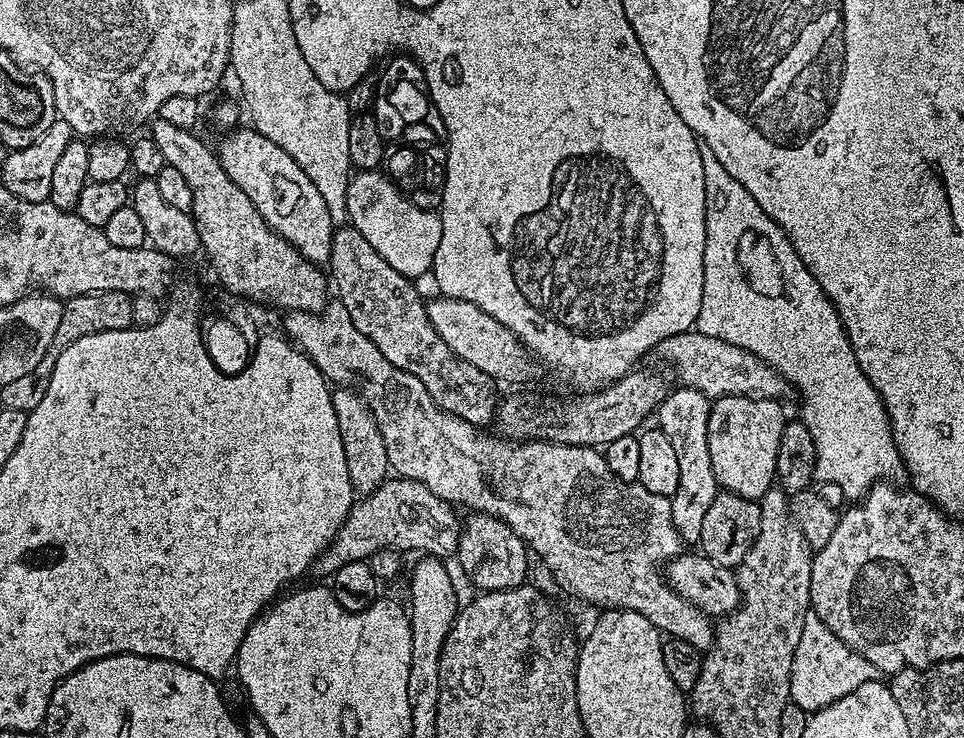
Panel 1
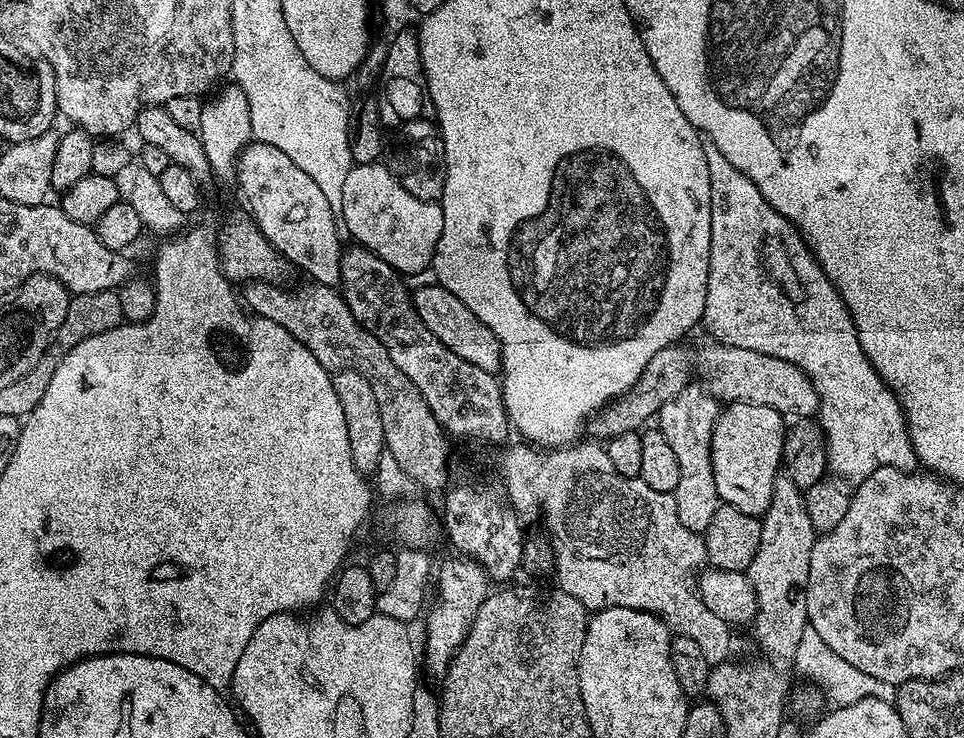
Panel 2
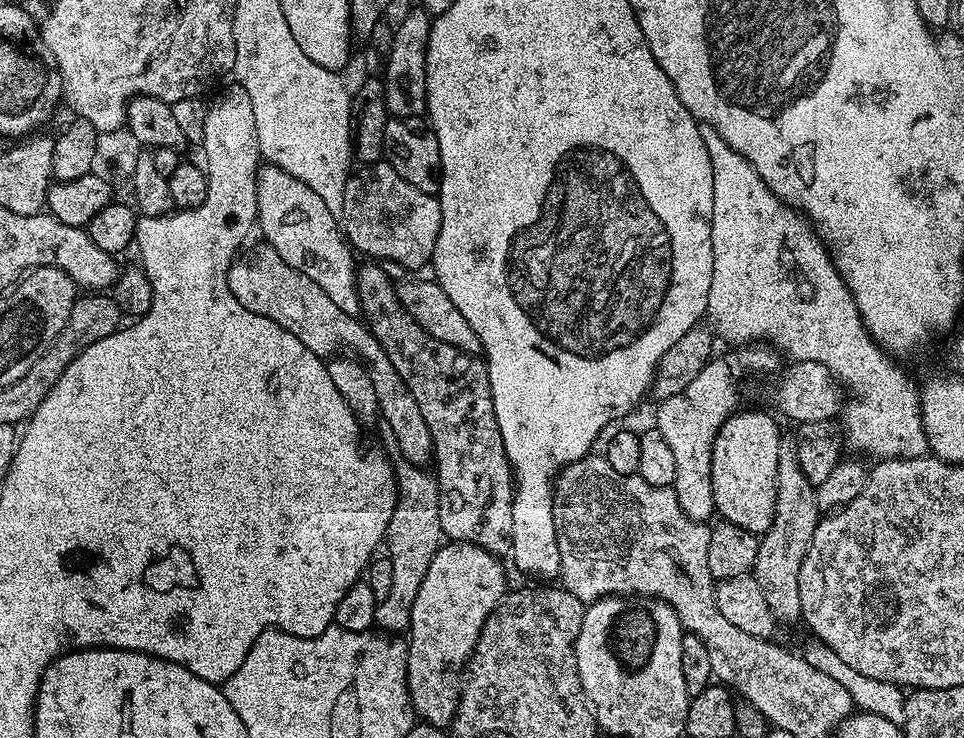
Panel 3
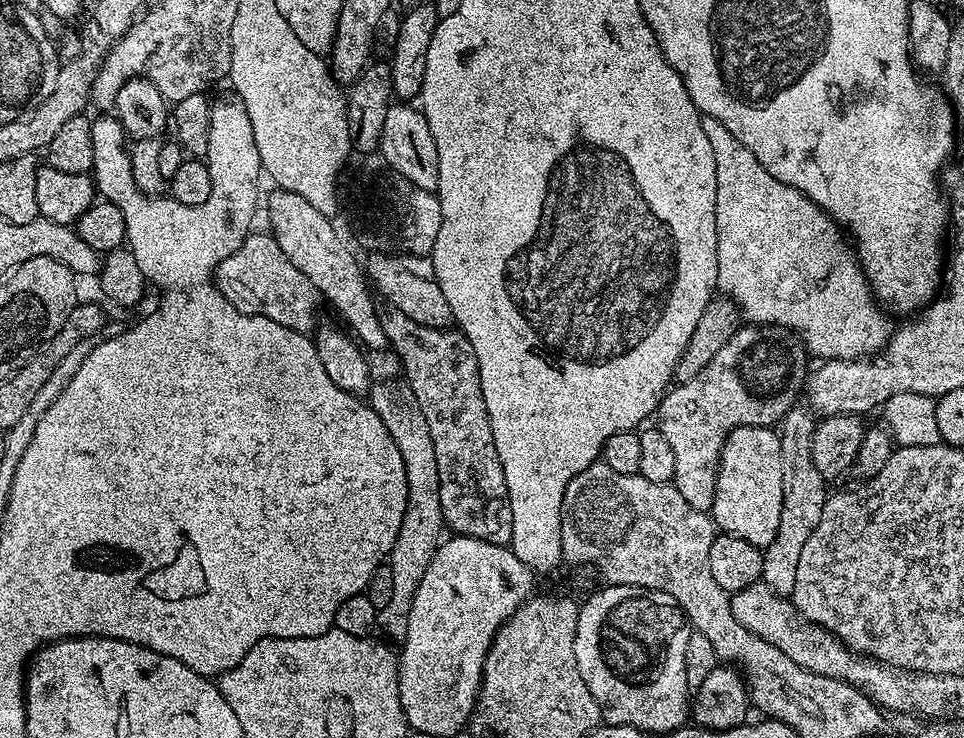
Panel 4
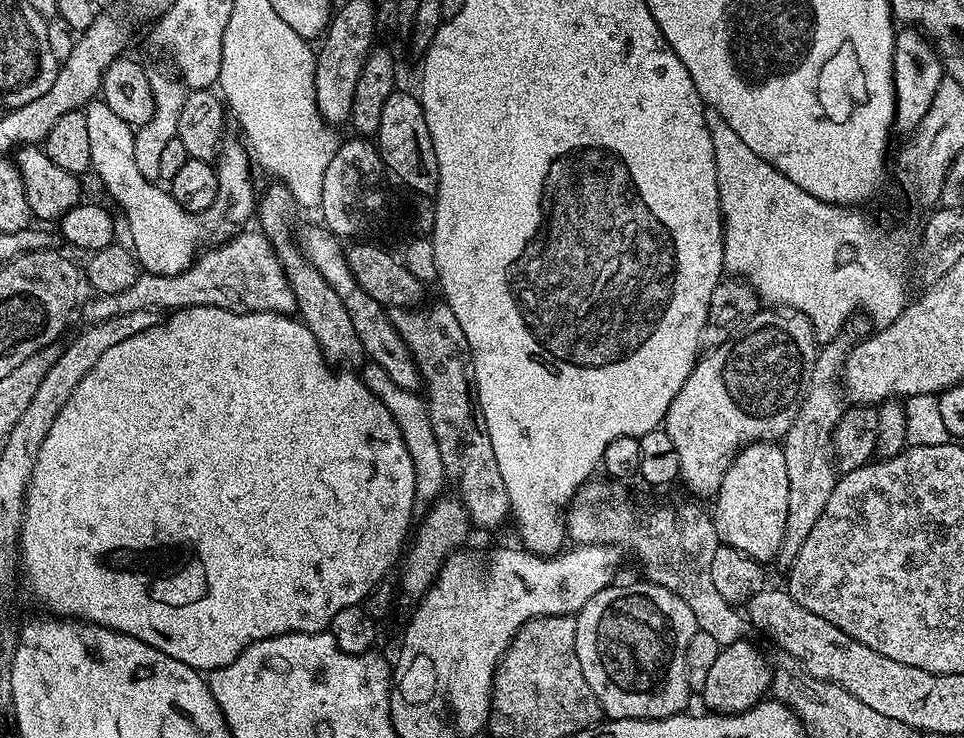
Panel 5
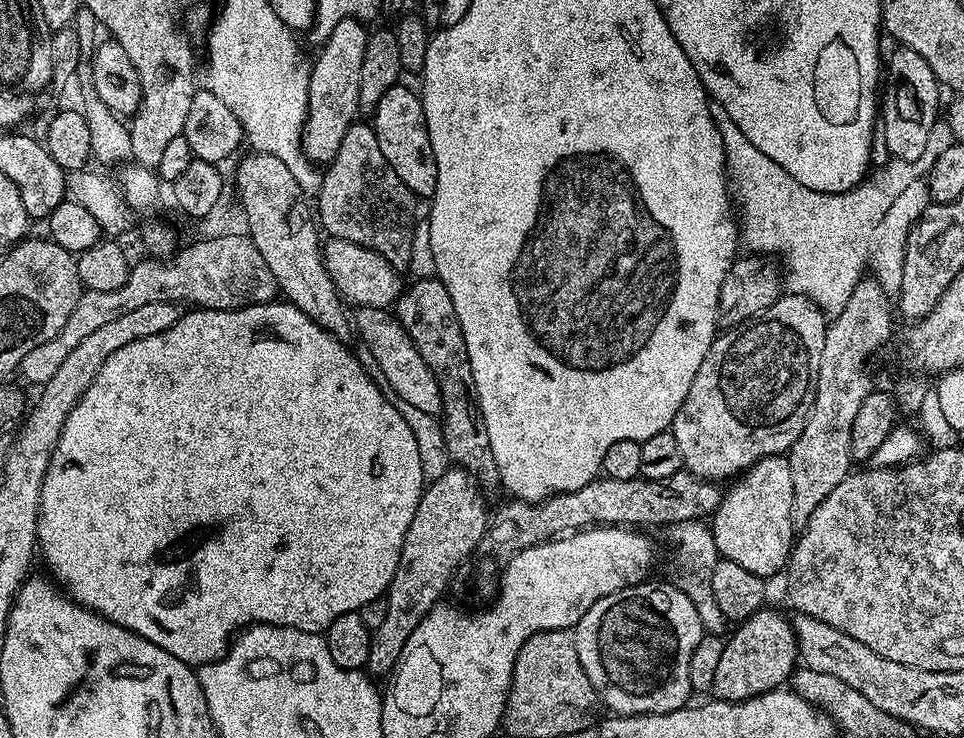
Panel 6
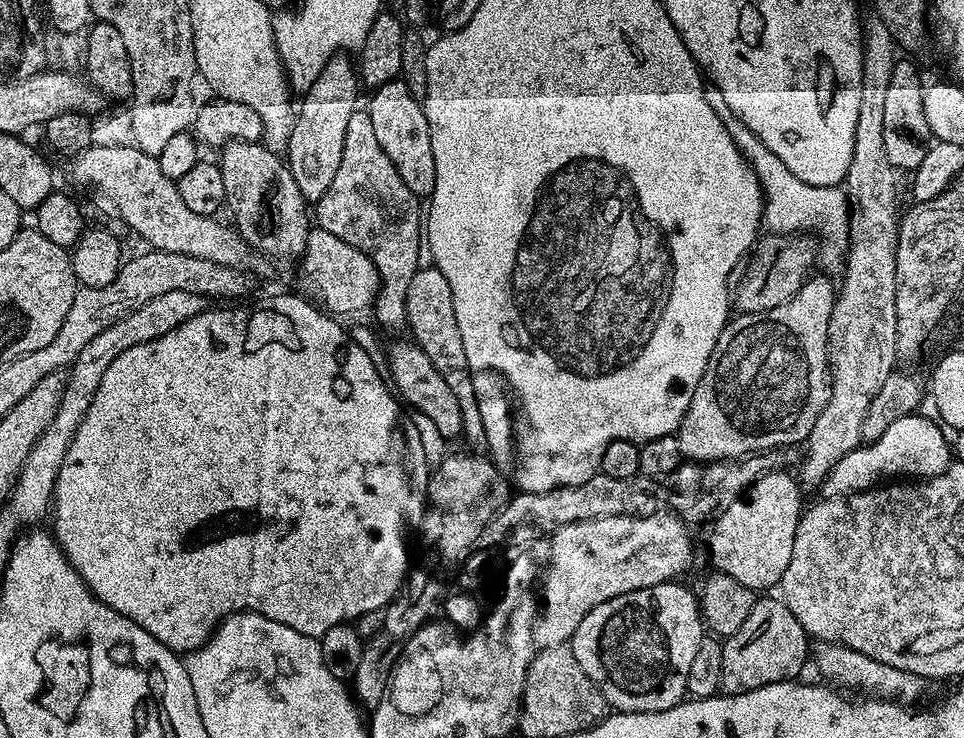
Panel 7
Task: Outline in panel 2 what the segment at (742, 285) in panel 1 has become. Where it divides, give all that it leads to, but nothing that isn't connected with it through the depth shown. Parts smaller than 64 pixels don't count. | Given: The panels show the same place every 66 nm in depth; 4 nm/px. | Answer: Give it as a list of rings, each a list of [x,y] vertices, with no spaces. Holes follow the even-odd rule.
[[[707,138],[702,139],[702,151],[706,154],[706,167],[710,170],[710,274],[708,275],[708,285],[706,286],[706,306],[704,307],[704,319],[702,328],[709,332],[711,339],[717,344],[726,346],[742,346],[750,350],[758,350],[762,354],[770,354],[774,358],[782,358],[794,366],[798,366],[810,379],[816,391],[816,396],[820,399],[818,409],[818,423],[820,429],[824,431],[824,445],[828,451],[828,472],[833,477],[841,481],[859,482],[865,480],[874,470],[882,466],[894,466],[912,470],[917,467],[916,451],[912,445],[912,439],[908,433],[908,423],[904,417],[904,408],[900,405],[900,399],[895,392],[889,388],[888,383],[874,370],[874,366],[866,358],[862,346],[858,342],[856,327],[852,321],[850,310],[842,302],[838,290],[832,285],[832,280],[826,278],[826,274],[820,268],[820,263],[813,258],[812,252],[808,249],[808,244],[800,236],[800,232],[789,220],[782,218],[766,198],[762,198],[762,190],[742,174],[742,170],[734,170],[730,166],[730,161],[723,156],[722,150],[714,146]]]

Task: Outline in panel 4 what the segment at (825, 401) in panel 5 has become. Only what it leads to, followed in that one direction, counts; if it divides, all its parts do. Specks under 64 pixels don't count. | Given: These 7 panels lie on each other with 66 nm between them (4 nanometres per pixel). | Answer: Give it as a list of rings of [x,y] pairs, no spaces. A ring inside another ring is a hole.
[[[797,406],[784,415],[778,428],[782,446],[782,518],[774,542],[763,549],[762,582],[780,596],[791,597],[802,549],[810,534],[814,534],[814,526],[818,526],[818,518],[822,518],[822,506],[830,495],[829,489],[824,489],[827,488],[826,481],[814,466],[814,454],[810,454],[817,423],[817,417],[807,407]]]

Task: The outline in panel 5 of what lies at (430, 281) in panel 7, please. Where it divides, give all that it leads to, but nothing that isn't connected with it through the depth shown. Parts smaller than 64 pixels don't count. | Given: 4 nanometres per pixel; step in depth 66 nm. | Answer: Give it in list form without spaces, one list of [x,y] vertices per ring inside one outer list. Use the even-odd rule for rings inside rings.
[[[437,302],[433,308],[423,308],[393,308],[388,312],[388,317],[390,322],[394,322],[394,330],[398,330],[402,342],[411,350],[421,381],[426,388],[428,384],[426,401],[430,423],[437,438],[439,453],[442,454],[447,479],[452,484],[456,483],[455,495],[468,511],[468,519],[475,527],[477,524],[480,528],[496,528],[504,519],[509,519],[512,507],[510,494],[506,494],[506,482],[502,482],[502,474],[498,471],[498,458],[494,458],[494,446],[490,446],[490,434],[486,430],[480,403],[476,400],[472,351],[466,342],[466,334],[462,334],[462,326],[458,326],[458,318],[454,318],[454,310],[450,310],[448,304]]]

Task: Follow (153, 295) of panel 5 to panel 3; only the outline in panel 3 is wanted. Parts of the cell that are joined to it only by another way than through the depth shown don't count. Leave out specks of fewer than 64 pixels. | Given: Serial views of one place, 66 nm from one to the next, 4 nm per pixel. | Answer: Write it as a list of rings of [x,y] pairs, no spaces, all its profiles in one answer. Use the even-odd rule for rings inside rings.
[[[267,242],[260,245],[249,254],[245,260],[237,259],[228,268],[228,285],[230,294],[246,306],[254,314],[262,314],[262,318],[270,318],[270,322],[278,322],[282,330],[290,330],[306,350],[321,358],[333,354],[356,358],[362,361],[370,374],[370,382],[374,382],[374,394],[378,394],[380,403],[379,415],[384,416],[396,444],[400,447],[399,455],[410,463],[427,465],[433,459],[432,439],[426,422],[422,422],[422,410],[418,410],[418,402],[414,402],[414,394],[410,394],[408,383],[403,376],[394,370],[386,350],[374,338],[363,319],[346,314],[329,298],[324,291],[306,274],[294,270]]]

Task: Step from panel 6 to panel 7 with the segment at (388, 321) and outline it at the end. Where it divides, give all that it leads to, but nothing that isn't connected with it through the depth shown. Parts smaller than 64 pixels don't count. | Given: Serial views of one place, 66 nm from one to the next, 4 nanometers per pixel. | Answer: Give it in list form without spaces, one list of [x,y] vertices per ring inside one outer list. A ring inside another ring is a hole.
[[[396,340],[386,348],[386,372],[390,377],[391,387],[395,389],[399,399],[408,408],[426,414],[435,423],[443,438],[452,442],[455,436],[459,437],[464,431],[462,410],[458,406],[458,398],[454,398],[450,385],[446,383],[446,378],[442,378],[442,374],[438,374],[434,362],[430,362],[430,358],[426,358],[426,354],[415,342],[405,340]]]

